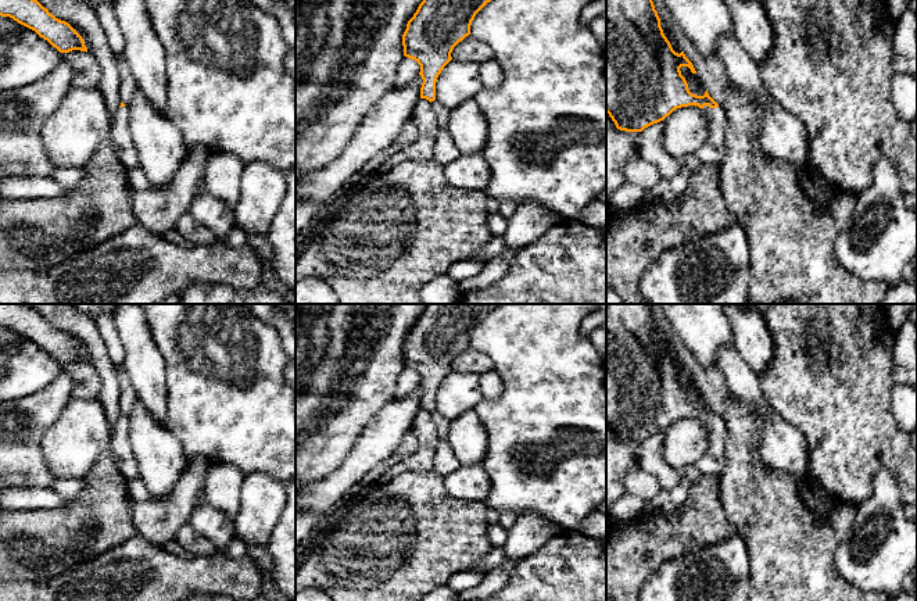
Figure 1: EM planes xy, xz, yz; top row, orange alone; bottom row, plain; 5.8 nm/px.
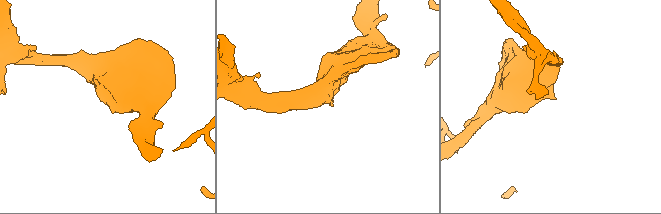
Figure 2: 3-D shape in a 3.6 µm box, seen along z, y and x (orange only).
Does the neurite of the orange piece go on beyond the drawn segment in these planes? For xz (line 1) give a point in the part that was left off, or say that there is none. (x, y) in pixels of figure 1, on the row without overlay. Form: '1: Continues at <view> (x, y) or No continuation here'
1: No continuation here

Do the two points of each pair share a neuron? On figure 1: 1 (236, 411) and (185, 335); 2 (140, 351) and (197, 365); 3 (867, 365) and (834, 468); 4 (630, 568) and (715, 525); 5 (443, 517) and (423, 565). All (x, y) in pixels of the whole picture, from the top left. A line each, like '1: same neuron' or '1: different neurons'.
1: same neuron
2: different neurons
3: same neuron
4: same neuron
5: same neuron

